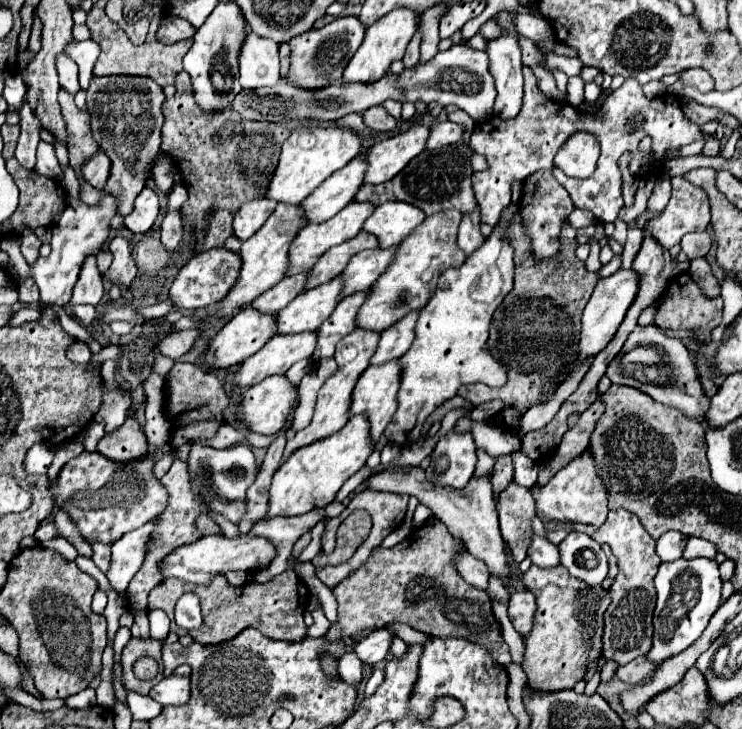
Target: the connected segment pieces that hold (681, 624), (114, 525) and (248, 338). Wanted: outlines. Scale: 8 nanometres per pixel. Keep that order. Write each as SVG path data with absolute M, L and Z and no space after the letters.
M676 559L662 563L654 579L658 601L654 611L654 641L648 653L650 661L664 661L690 647L706 629L714 611L722 601L722 579L718 563L714 559Z
M82 451L60 469L54 481L50 481L50 493L54 495L56 507L72 517L82 539L88 543L100 541L112 545L122 535L156 519L166 509L168 495L154 475L154 465L156 457L152 453L146 453L146 457L134 463L110 463L110 459L104 459L98 451Z
M252 307L240 309L212 339L206 353L206 363L214 369L232 367L254 355L274 331L276 315L258 315Z

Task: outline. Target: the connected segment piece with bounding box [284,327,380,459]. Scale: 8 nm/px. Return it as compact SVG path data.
M358 327L358 329L354 329L350 335L346 335L346 337L338 343L336 355L334 355L334 357L336 357L336 363L338 363L338 371L336 371L336 375L332 375L332 377L324 383L324 387L320 389L312 423L310 423L306 429L298 431L298 433L294 435L294 439L290 439L290 441L286 443L284 459L286 459L292 451L296 451L296 449L300 449L300 447L304 447L304 445L308 445L308 443L314 443L314 441L318 441L318 439L324 439L324 437L328 437L328 435L332 435L332 433L336 433L338 429L344 427L344 423L346 423L348 417L350 417L350 397L352 397L352 391L354 391L354 387L356 387L358 377L360 377L360 375L364 373L364 369L370 365L370 359L372 359L372 355L374 355L376 347L378 347L378 339L380 339L380 333L376 333L376 331L362 331L362 329Z

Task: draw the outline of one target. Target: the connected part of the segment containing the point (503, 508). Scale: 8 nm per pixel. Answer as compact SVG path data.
M510 481L508 487L500 493L498 501L500 515L500 531L512 557L522 561L528 553L528 545L532 539L532 519L536 517L536 503L528 487Z

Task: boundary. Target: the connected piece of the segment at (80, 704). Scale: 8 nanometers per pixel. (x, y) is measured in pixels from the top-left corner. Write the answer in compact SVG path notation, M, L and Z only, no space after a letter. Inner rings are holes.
M92 687L76 693L74 697L68 697L66 699L66 705L72 707L72 709L86 709L86 707L92 707L96 705L96 691Z

